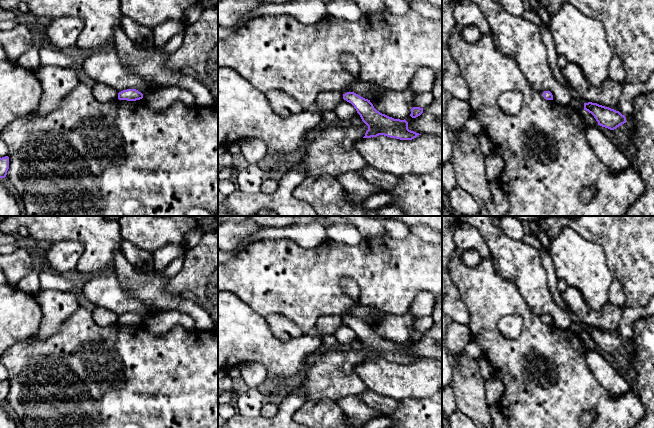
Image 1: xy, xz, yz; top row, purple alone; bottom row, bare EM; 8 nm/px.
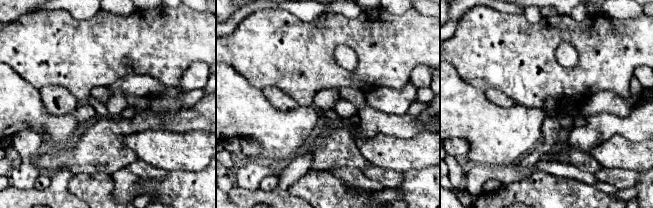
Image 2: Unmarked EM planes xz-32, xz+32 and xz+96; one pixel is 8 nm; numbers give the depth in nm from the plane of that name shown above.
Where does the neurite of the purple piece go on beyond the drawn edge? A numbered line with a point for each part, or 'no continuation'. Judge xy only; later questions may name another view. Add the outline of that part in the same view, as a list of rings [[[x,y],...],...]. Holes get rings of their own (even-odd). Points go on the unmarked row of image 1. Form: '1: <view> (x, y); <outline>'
no continuation

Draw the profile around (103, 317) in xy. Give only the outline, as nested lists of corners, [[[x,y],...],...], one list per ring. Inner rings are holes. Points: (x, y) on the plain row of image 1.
[[[94,305],[94,311],[92,312],[92,318],[93,320],[100,326],[108,326],[108,325],[114,325],[118,323],[118,315],[115,313]]]

